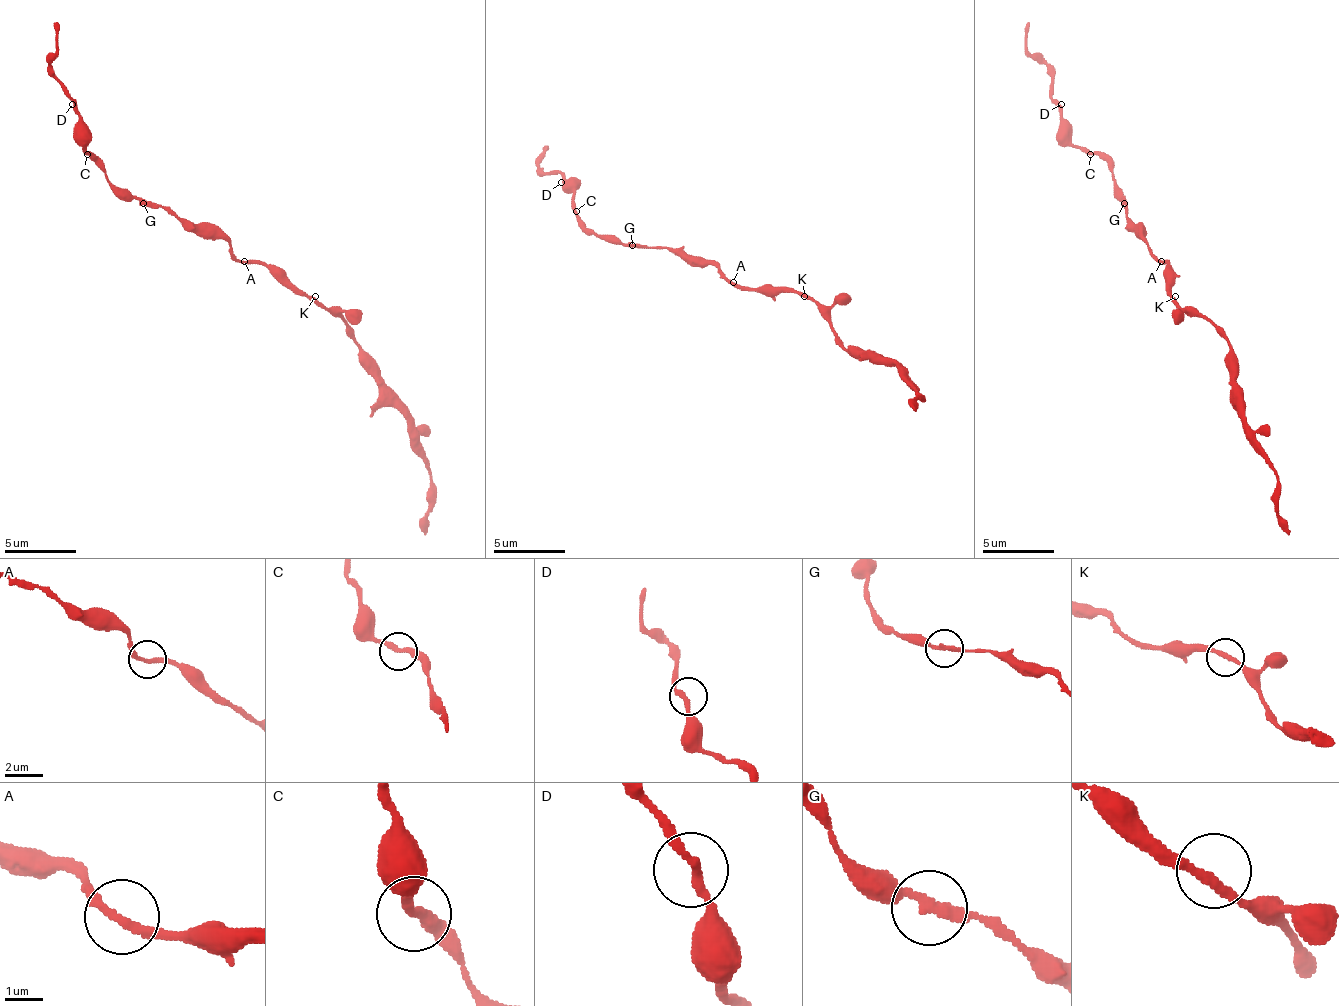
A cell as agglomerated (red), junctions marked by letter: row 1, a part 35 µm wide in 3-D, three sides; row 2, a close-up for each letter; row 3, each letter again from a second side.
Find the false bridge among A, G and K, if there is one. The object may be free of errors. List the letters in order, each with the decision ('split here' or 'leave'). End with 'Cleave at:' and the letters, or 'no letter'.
A: leave
G: leave
K: leave
Cleave at: no letter

